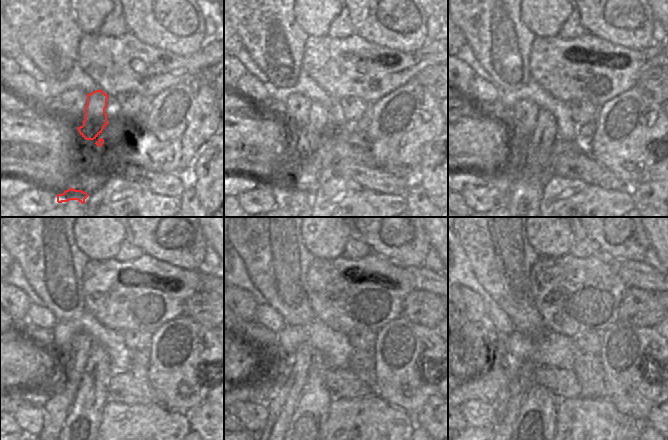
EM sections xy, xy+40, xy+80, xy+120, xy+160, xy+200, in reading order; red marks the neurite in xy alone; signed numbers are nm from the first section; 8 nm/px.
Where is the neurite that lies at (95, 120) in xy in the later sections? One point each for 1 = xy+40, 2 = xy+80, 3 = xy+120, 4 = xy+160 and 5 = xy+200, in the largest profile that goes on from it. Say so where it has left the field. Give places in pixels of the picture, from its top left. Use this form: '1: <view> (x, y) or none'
1: xy+40 (319, 128)
2: xy+80 (524, 196)
3: xy+120 (84, 418)
4: xy+160 (311, 413)
5: xy+200 (536, 420)

